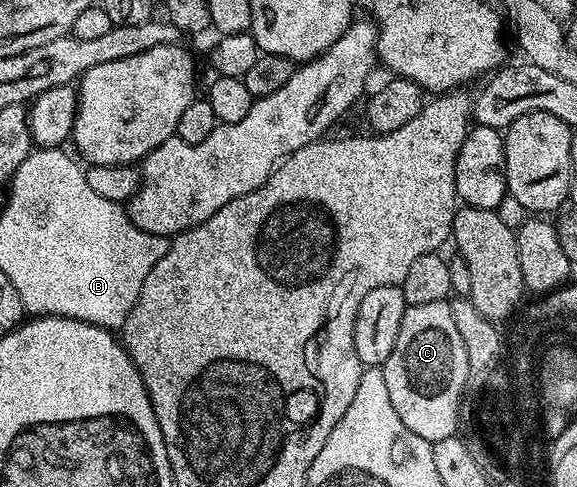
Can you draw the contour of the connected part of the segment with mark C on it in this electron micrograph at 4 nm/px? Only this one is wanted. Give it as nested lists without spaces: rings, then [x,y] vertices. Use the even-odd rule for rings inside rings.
[[[446,301],[407,305],[396,347],[381,370],[392,407],[408,431],[431,443],[459,432],[458,409],[467,392],[468,356]]]

